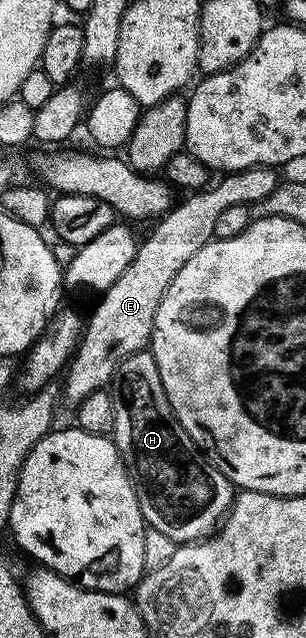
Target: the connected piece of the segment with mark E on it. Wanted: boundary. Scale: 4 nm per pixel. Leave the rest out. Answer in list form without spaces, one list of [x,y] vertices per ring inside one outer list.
[[[259,164],[255,168],[242,168],[239,172],[220,175],[219,181],[216,179],[199,192],[190,193],[183,198],[187,200],[180,199],[150,225],[151,233],[138,241],[135,257],[125,274],[121,274],[121,278],[117,278],[117,282],[98,297],[99,305],[92,310],[91,317],[86,317],[79,346],[62,377],[62,403],[64,400],[70,406],[78,406],[89,394],[104,391],[114,381],[119,363],[150,345],[157,306],[165,290],[169,290],[169,282],[173,282],[177,270],[181,270],[181,266],[185,266],[201,246],[212,240],[217,218],[228,206],[250,206],[269,198],[281,182],[281,176],[275,172],[278,171],[274,167]]]

